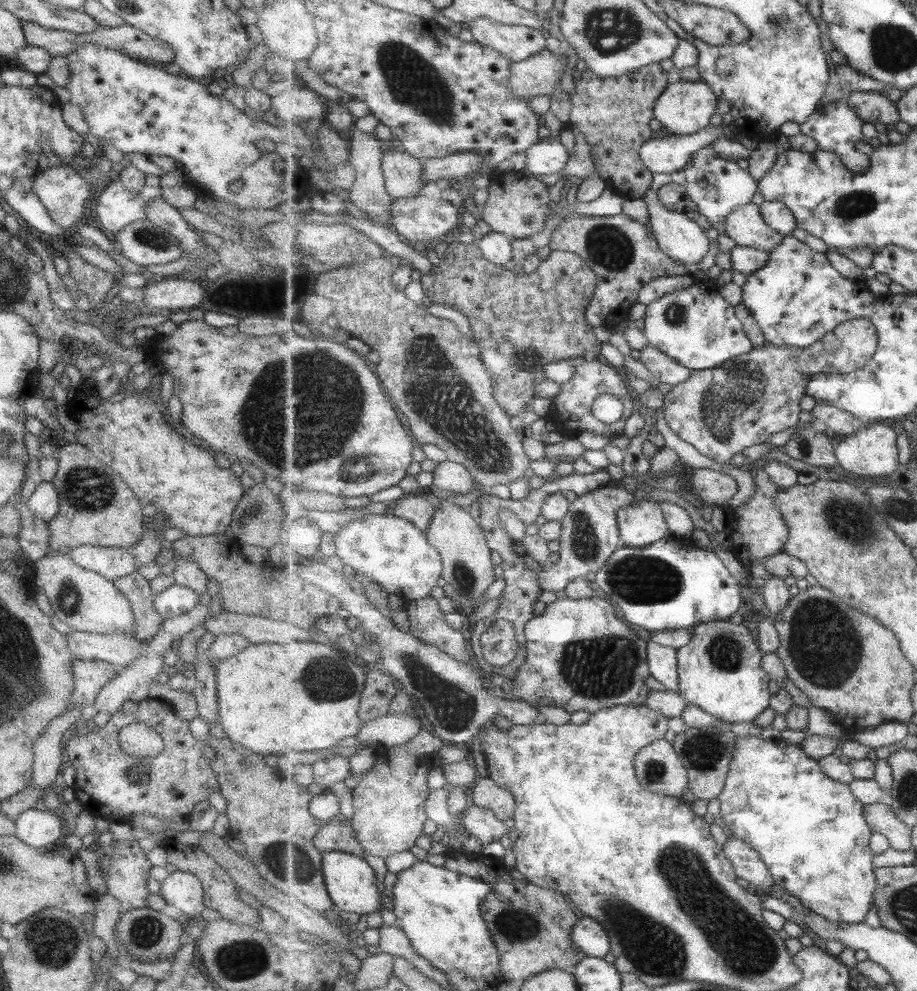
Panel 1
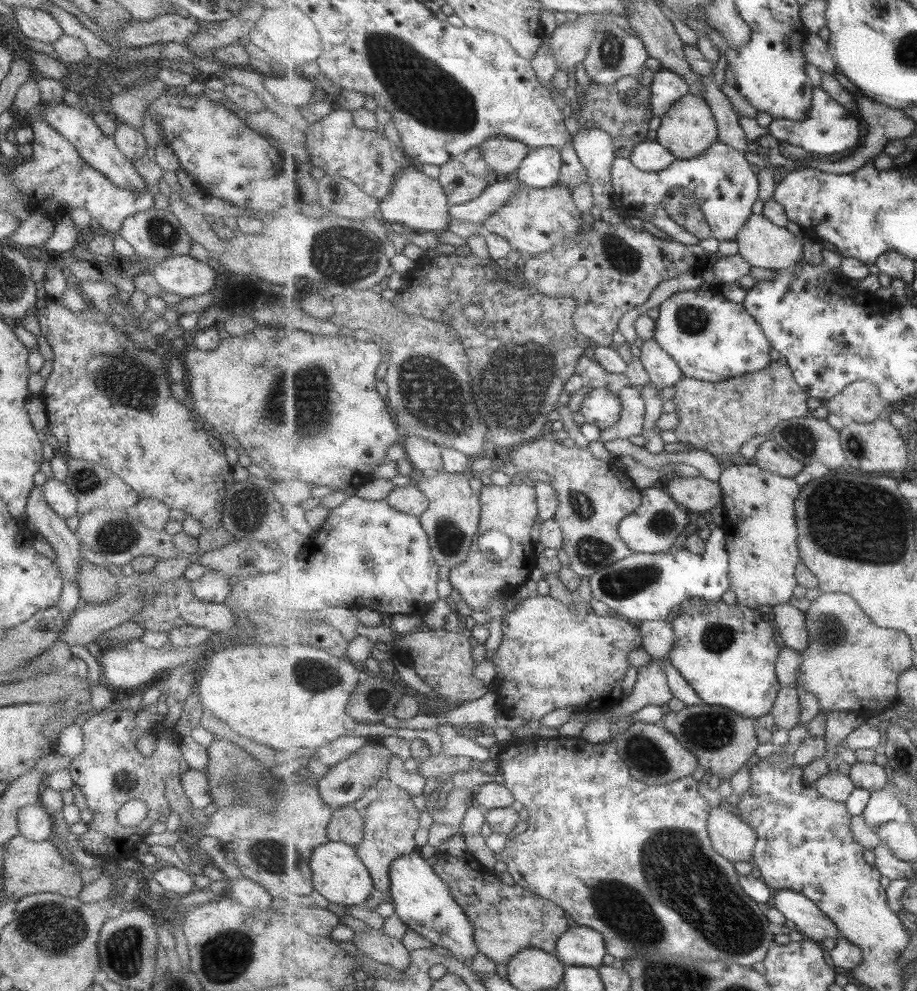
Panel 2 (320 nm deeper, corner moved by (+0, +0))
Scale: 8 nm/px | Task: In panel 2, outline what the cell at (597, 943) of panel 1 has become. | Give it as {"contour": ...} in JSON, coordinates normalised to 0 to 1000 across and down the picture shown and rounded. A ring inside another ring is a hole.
{"contour":[[[626,932],[606,955],[605,963],[619,975],[644,975],[652,977],[662,965],[659,943],[641,934]]]}

